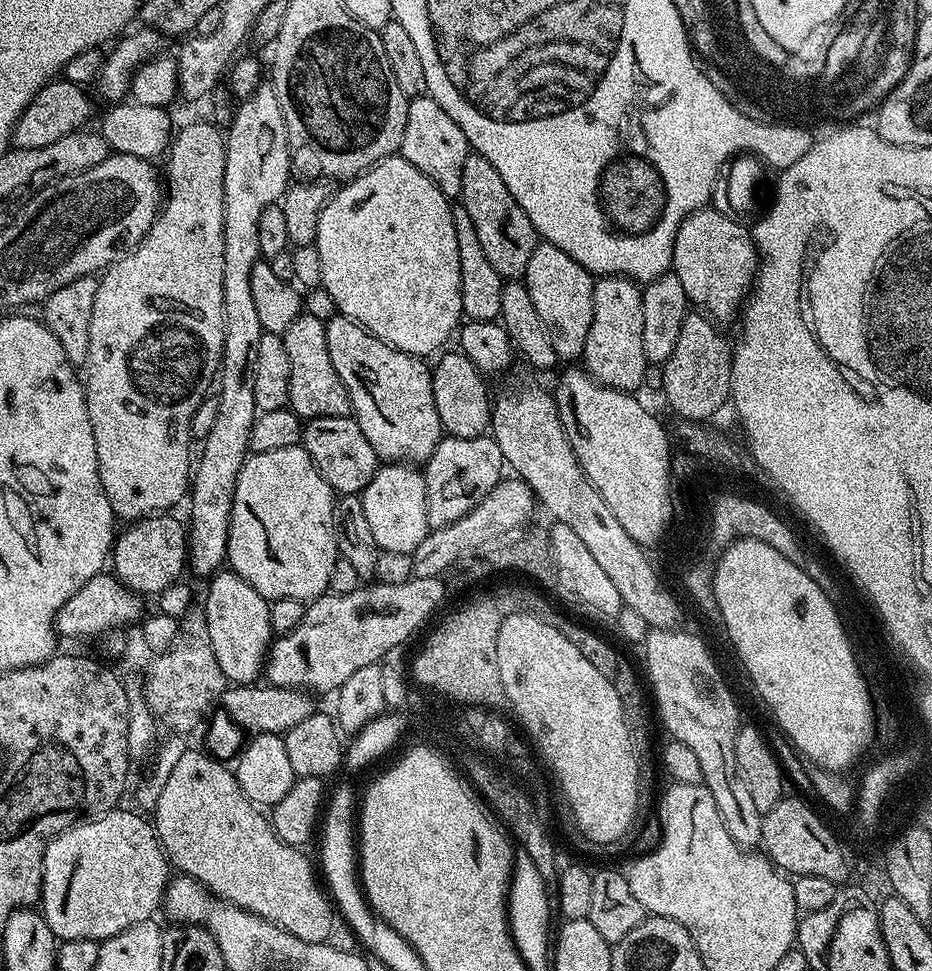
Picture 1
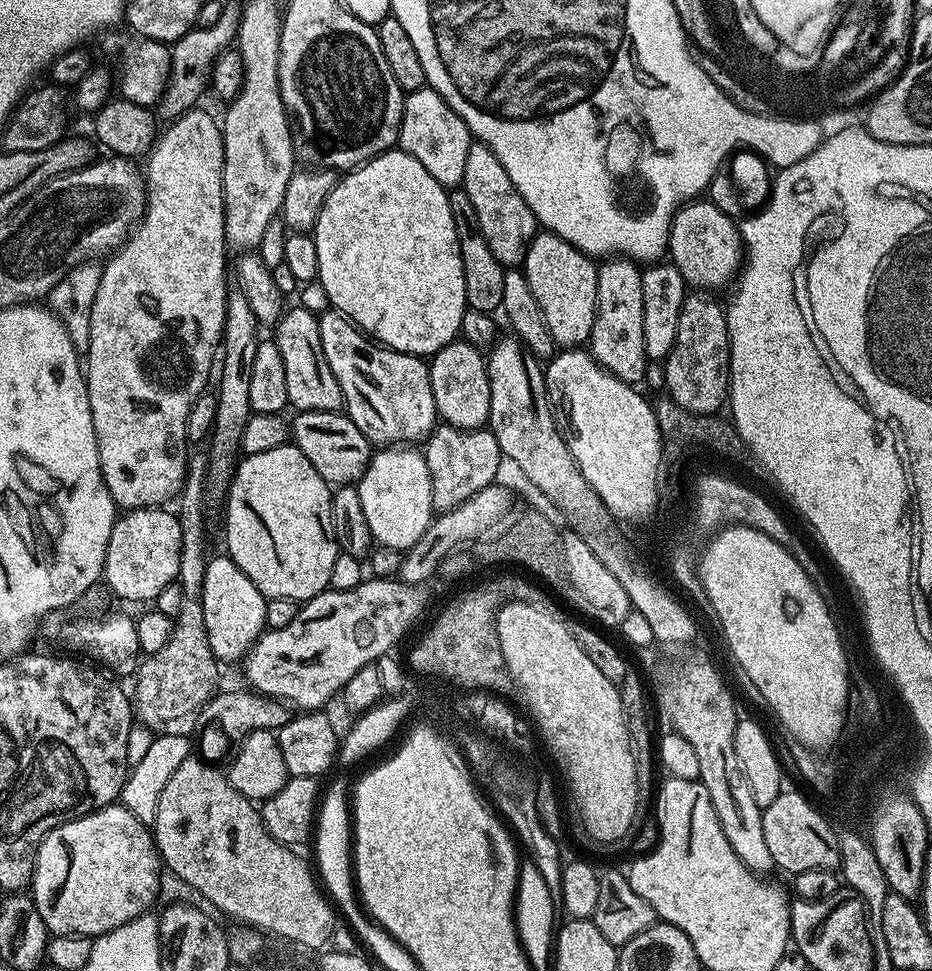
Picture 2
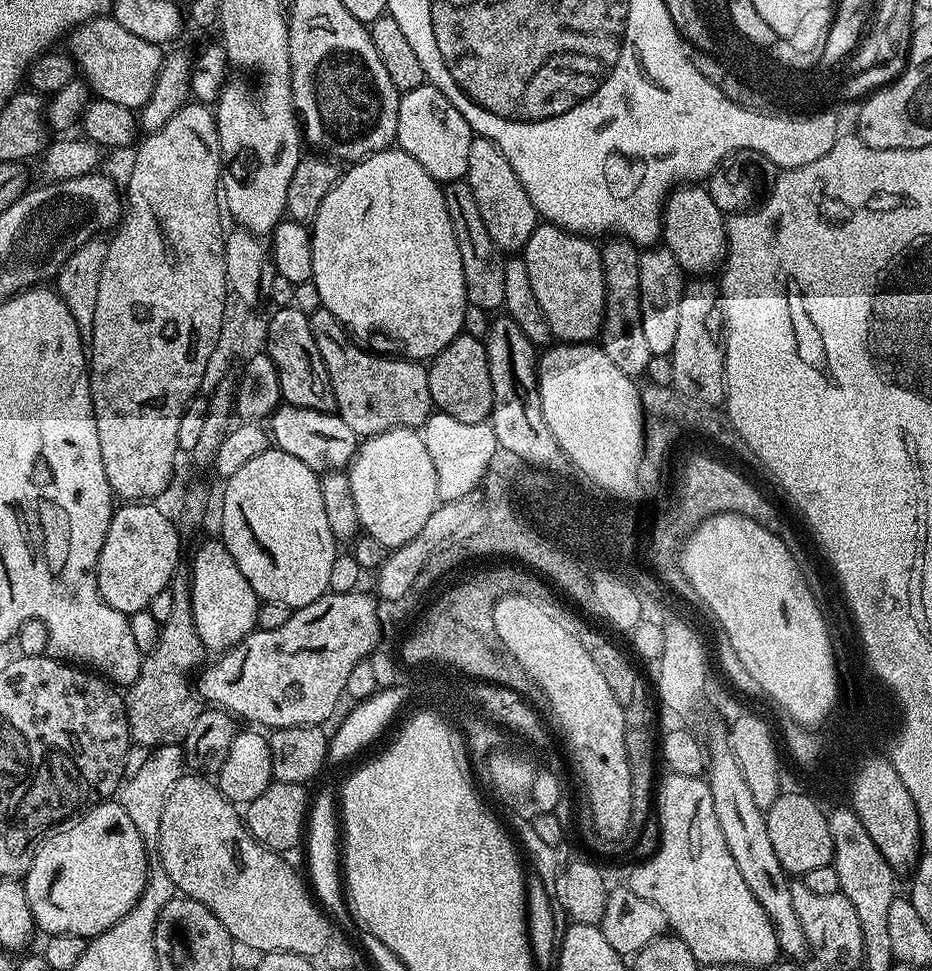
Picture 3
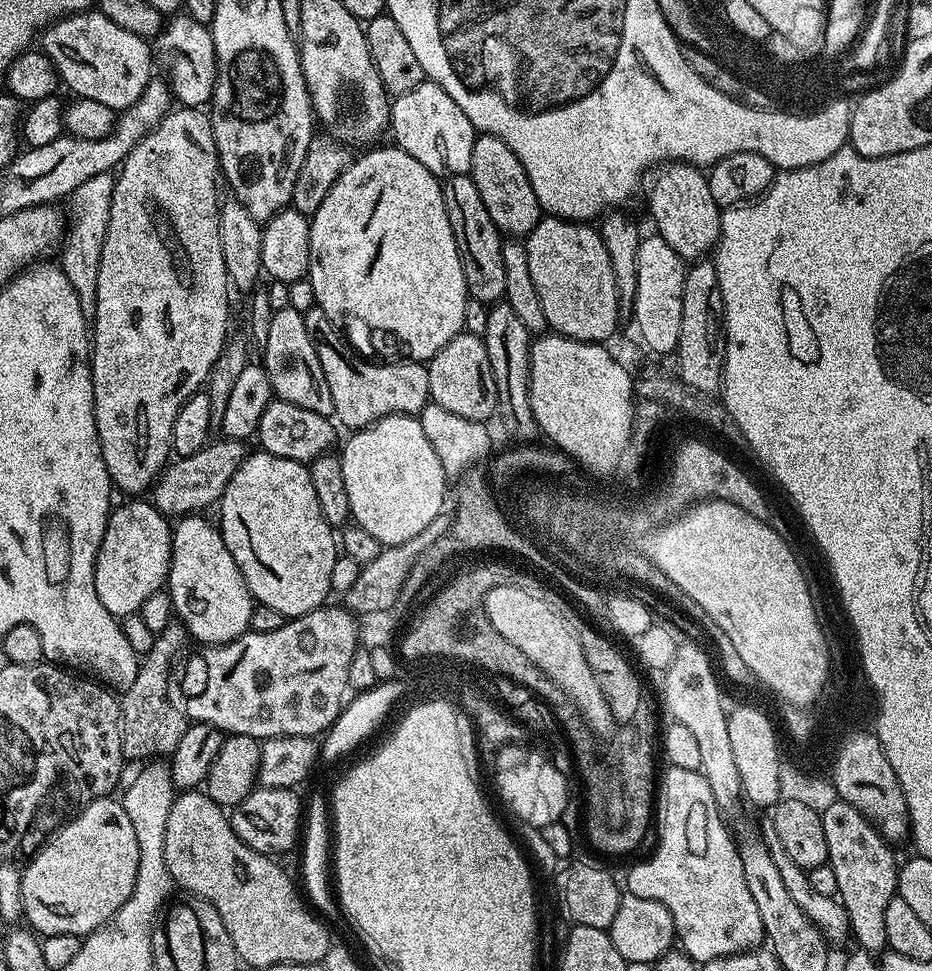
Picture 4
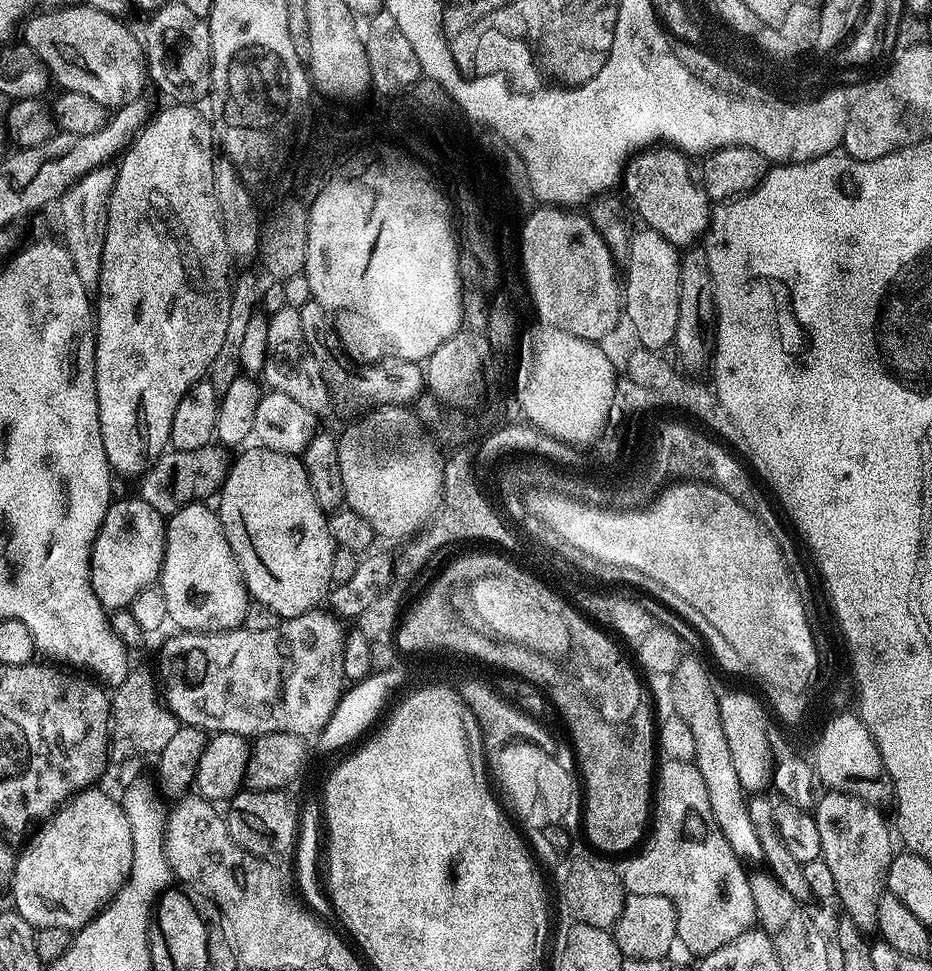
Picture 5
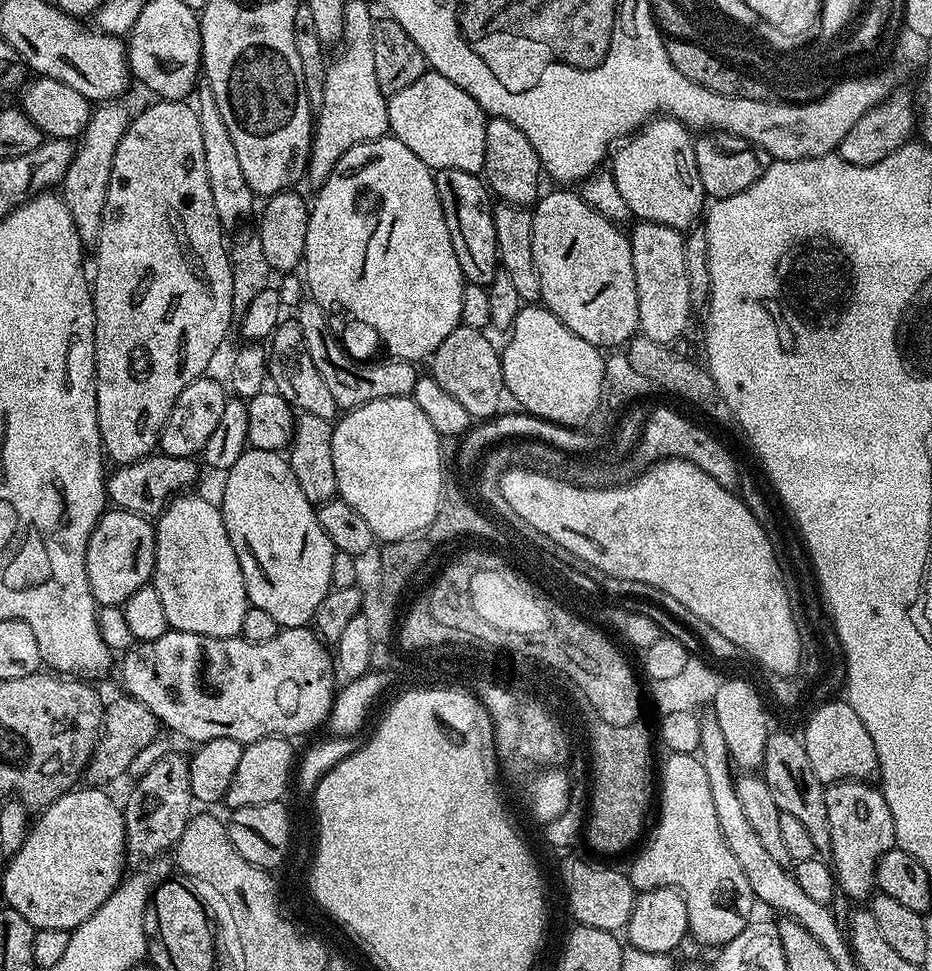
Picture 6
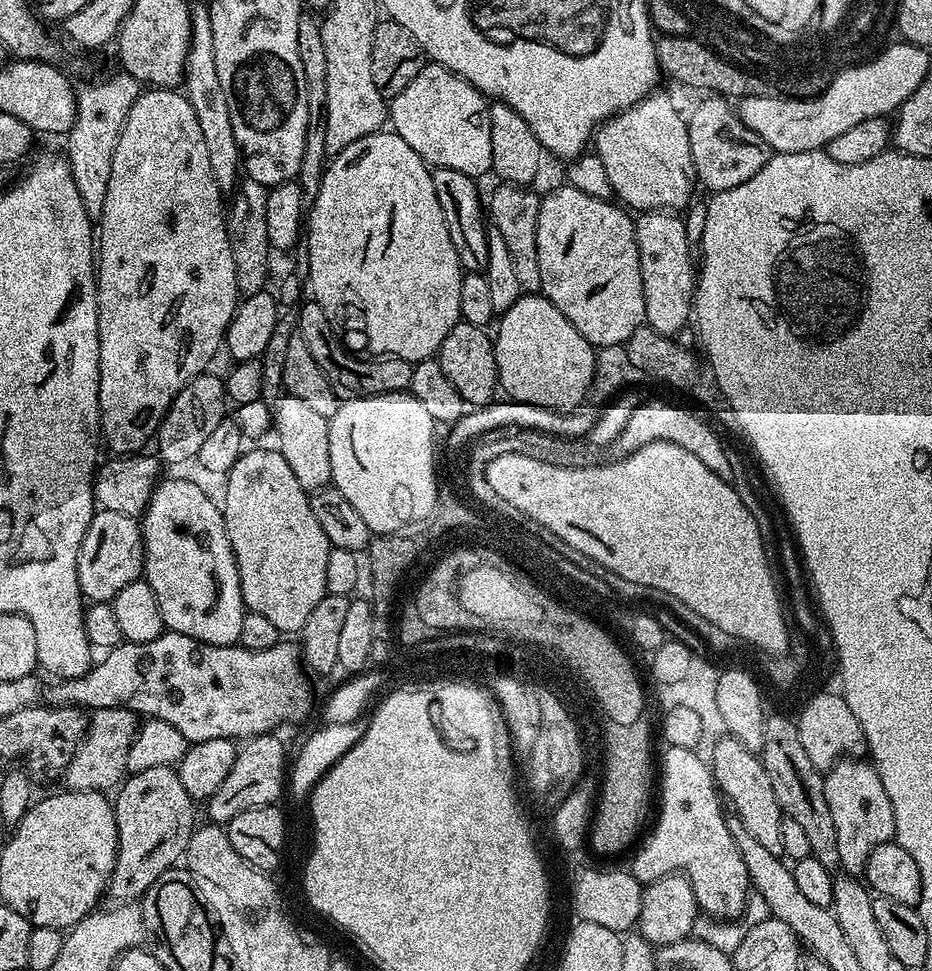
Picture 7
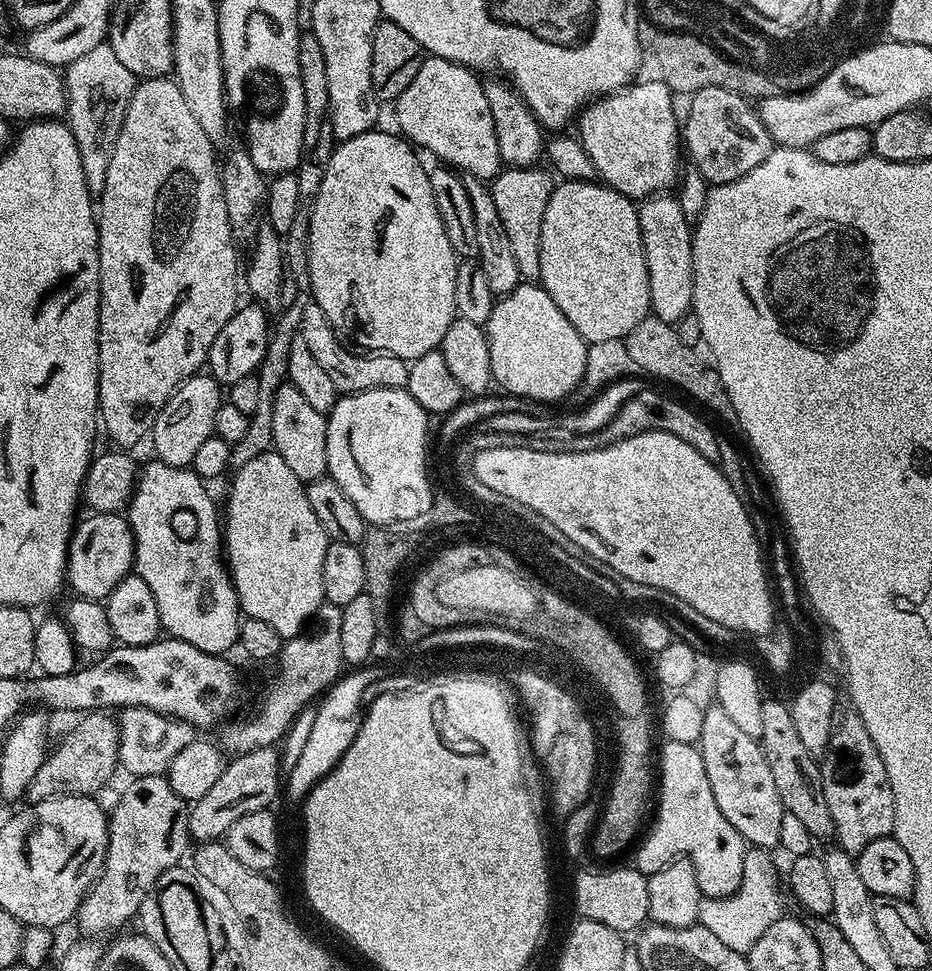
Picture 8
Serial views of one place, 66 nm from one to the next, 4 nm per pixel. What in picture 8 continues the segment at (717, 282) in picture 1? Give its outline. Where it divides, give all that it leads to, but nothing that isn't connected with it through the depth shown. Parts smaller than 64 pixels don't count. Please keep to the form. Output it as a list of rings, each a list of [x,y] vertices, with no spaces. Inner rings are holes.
[[[653,78],[645,84],[633,82],[627,88],[613,92],[611,96],[601,96],[589,103],[579,113],[578,139],[581,146],[590,154],[590,162],[594,162],[597,177],[608,187],[621,192],[633,202],[639,202],[647,197],[664,194],[668,188],[677,183],[681,175],[680,156],[682,160],[682,124],[676,120],[676,112],[672,109],[674,93],[664,85],[663,80]]]

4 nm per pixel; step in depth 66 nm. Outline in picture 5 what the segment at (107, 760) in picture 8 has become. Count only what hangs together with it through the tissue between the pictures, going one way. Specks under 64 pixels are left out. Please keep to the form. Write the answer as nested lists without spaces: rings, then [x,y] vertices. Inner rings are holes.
[[[129,674],[126,682],[111,693],[112,719],[110,721],[110,756],[116,760],[136,760],[139,756],[156,758],[169,745],[178,727],[178,721],[162,703],[155,685],[146,676]]]

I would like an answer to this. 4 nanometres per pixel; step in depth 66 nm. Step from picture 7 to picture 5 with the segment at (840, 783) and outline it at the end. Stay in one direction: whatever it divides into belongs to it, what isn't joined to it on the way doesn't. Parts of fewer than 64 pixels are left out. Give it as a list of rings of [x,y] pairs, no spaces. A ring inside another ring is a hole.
[[[825,791],[814,805],[814,815],[818,826],[818,838],[822,838],[820,859],[830,866],[834,877],[836,900],[841,904],[843,915],[854,920],[854,924],[863,930],[873,929],[878,918],[878,898],[886,891],[888,867],[894,855],[894,832],[888,829],[888,820],[880,813],[875,804],[863,800],[854,794],[845,792]]]

